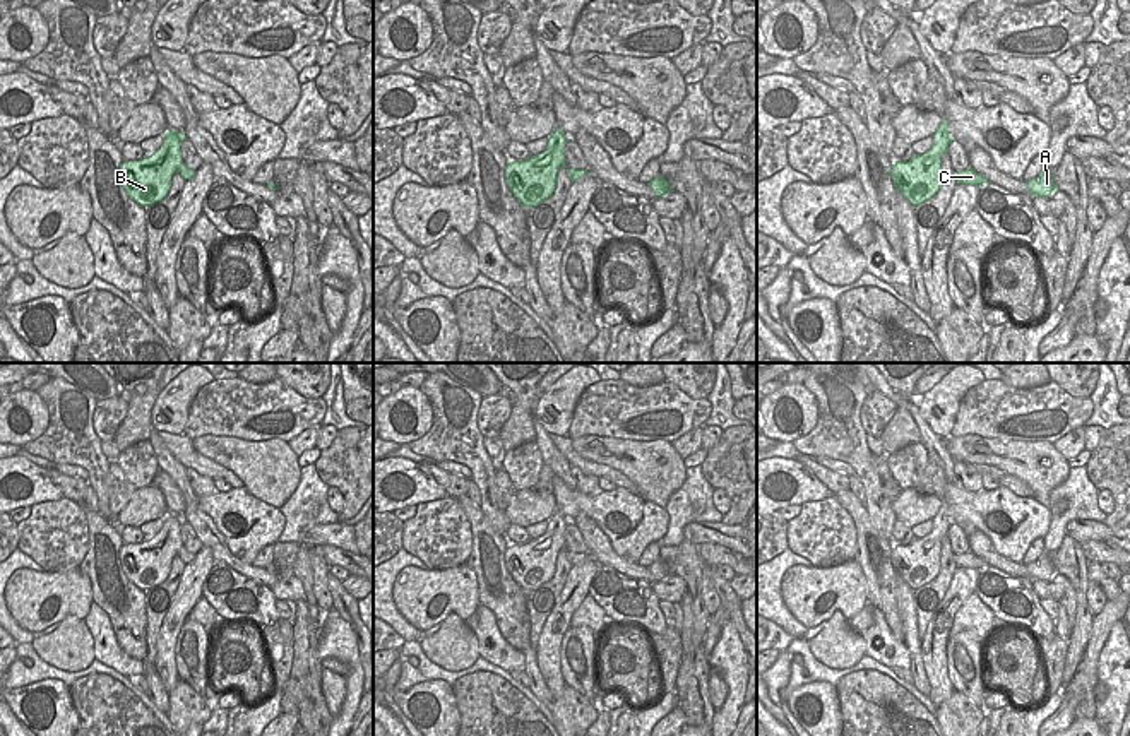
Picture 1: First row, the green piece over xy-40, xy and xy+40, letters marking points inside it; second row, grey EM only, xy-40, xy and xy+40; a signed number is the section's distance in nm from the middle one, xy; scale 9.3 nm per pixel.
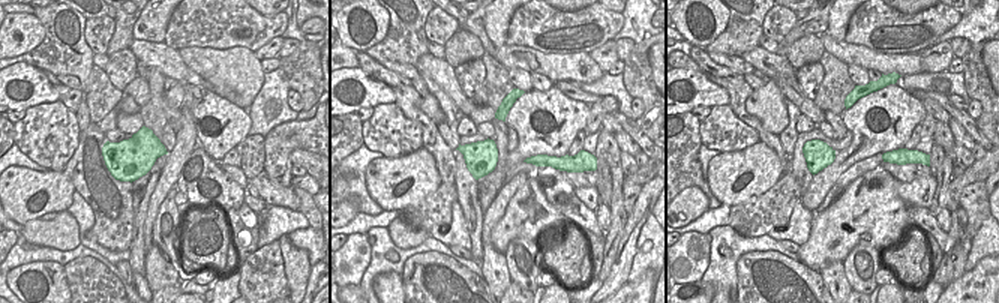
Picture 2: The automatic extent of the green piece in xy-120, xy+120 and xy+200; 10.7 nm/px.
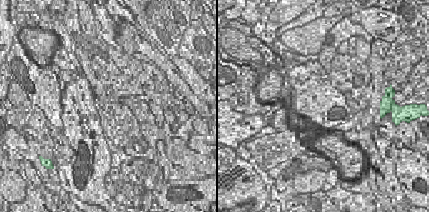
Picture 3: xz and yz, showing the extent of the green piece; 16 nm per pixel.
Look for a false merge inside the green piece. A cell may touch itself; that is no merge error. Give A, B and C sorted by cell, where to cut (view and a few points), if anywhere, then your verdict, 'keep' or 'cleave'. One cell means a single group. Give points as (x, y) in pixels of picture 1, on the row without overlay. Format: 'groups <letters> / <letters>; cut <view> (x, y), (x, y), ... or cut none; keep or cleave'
groups A B C; cut none; keep

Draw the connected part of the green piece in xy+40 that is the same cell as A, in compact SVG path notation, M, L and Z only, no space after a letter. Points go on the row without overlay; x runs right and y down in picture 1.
M1043 553L1036 561L1026 565L1029 580L1050 580L1056 575L1053 558Z

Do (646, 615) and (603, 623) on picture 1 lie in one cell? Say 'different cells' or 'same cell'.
different cells

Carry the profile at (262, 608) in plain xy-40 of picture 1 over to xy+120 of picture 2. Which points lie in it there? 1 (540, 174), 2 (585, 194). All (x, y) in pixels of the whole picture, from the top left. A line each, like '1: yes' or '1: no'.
1: yes
2: no

